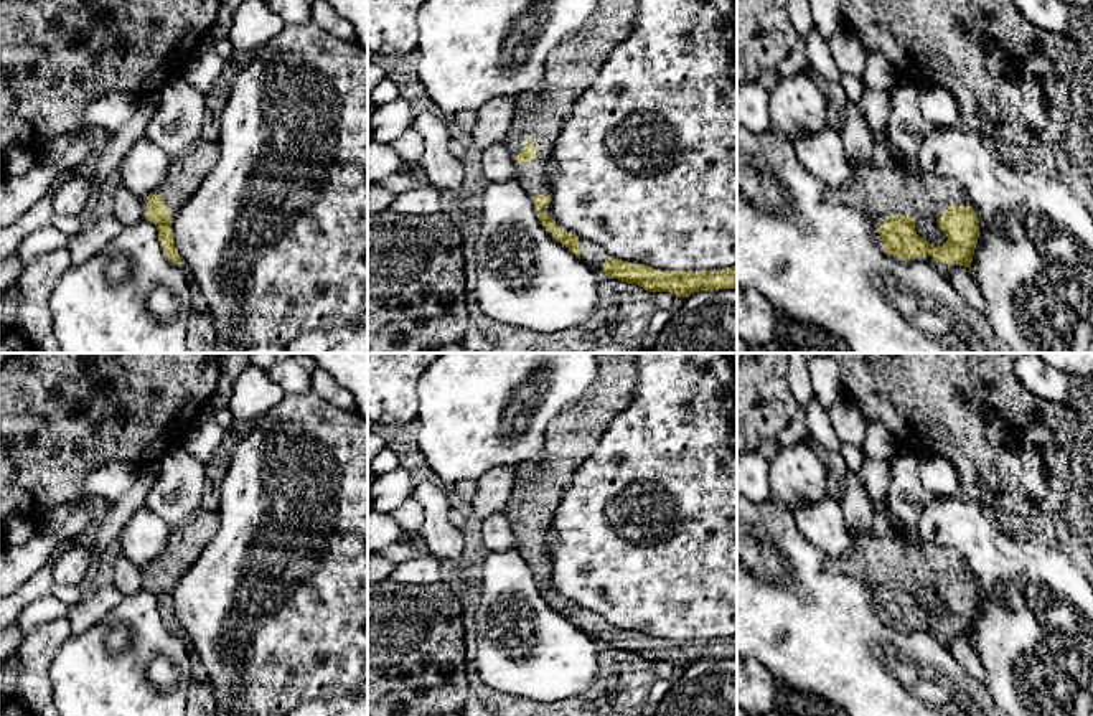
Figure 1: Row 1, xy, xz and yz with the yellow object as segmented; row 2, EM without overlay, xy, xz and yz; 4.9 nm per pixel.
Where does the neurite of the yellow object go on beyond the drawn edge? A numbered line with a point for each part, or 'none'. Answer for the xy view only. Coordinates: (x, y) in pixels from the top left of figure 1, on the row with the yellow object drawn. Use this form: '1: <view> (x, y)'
1: xy (177, 187)

